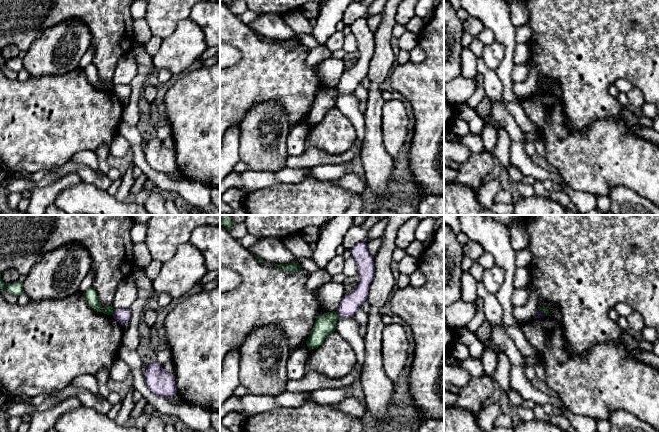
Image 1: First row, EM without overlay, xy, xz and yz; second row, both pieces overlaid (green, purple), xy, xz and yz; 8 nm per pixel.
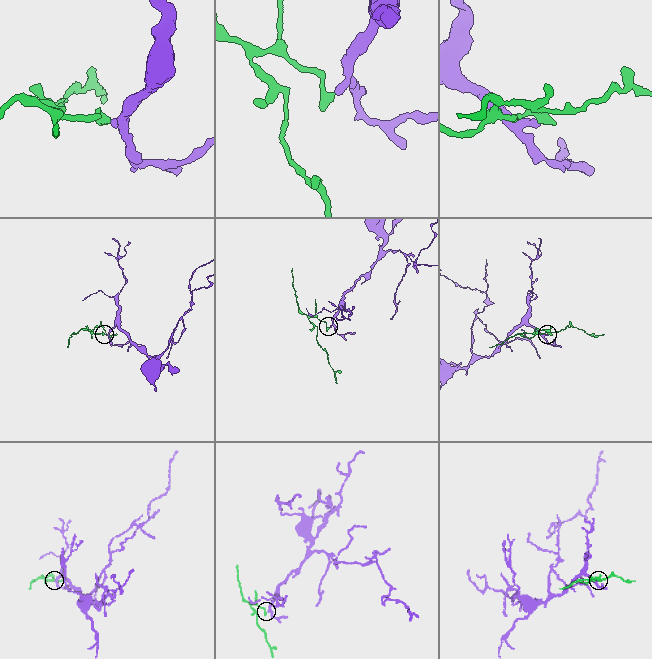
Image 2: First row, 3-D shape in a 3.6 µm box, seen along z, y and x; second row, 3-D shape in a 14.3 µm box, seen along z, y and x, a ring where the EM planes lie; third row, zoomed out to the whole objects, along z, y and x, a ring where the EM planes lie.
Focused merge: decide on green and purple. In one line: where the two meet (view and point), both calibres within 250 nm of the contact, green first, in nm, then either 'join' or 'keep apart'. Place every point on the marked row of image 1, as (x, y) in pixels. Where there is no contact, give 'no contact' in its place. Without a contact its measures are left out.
contact xy (112, 312); calibres 70 and 110 nm; keep apart

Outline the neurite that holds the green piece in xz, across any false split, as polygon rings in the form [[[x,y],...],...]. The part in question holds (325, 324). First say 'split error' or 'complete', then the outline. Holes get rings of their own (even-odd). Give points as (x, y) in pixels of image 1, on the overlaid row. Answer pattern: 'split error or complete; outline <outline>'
complete; outline [[[336,311],[320,314],[314,323],[312,331],[307,339],[306,345],[309,350],[318,348],[325,338],[336,329],[339,315]]]

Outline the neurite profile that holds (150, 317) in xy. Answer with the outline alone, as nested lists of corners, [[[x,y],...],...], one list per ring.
[[[148,309],[144,314],[143,321],[147,329],[153,327],[157,321],[157,312],[154,309]]]

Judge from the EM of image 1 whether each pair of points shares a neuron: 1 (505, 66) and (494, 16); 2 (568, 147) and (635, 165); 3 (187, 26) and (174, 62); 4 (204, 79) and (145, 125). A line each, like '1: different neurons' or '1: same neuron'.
1: same neuron
2: same neuron
3: same neuron
4: different neurons

